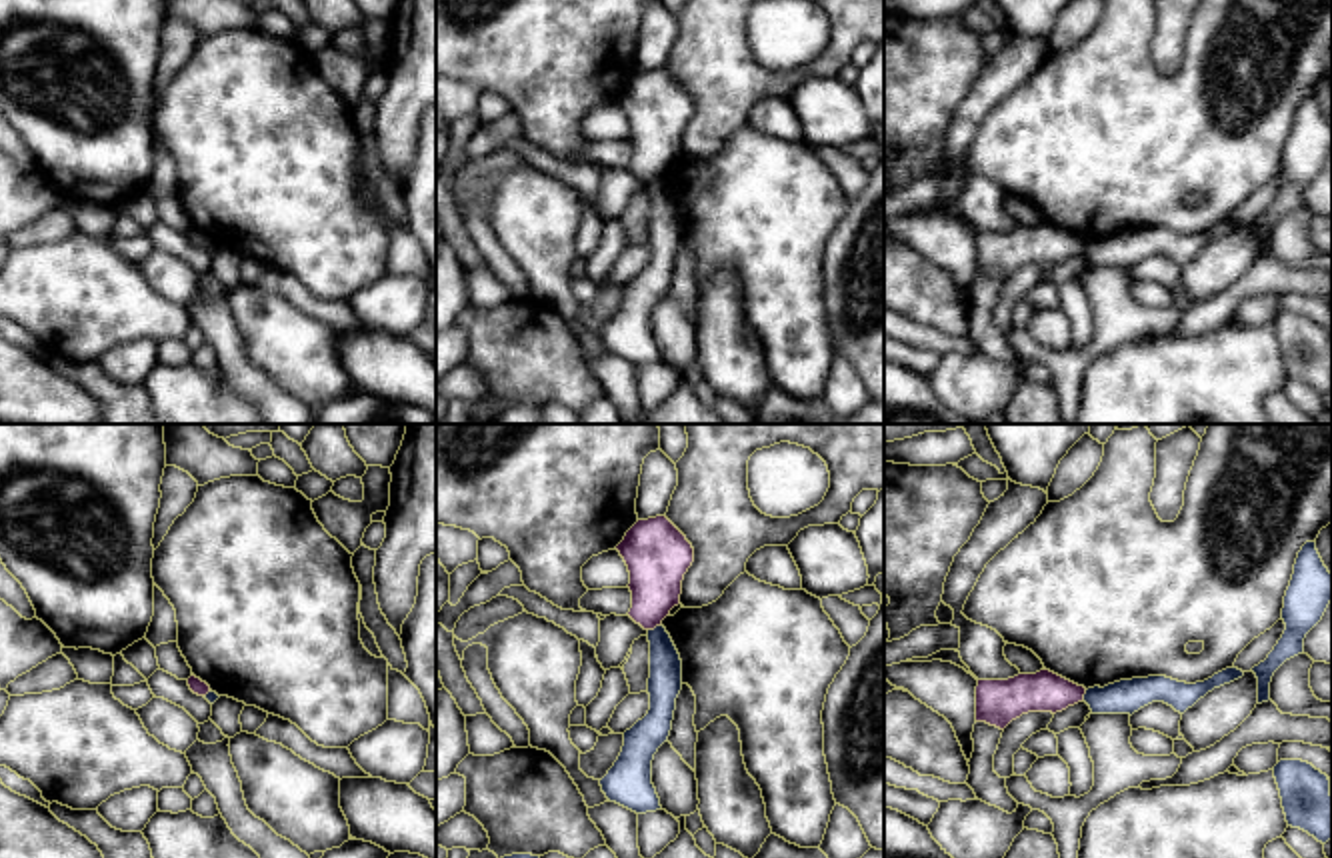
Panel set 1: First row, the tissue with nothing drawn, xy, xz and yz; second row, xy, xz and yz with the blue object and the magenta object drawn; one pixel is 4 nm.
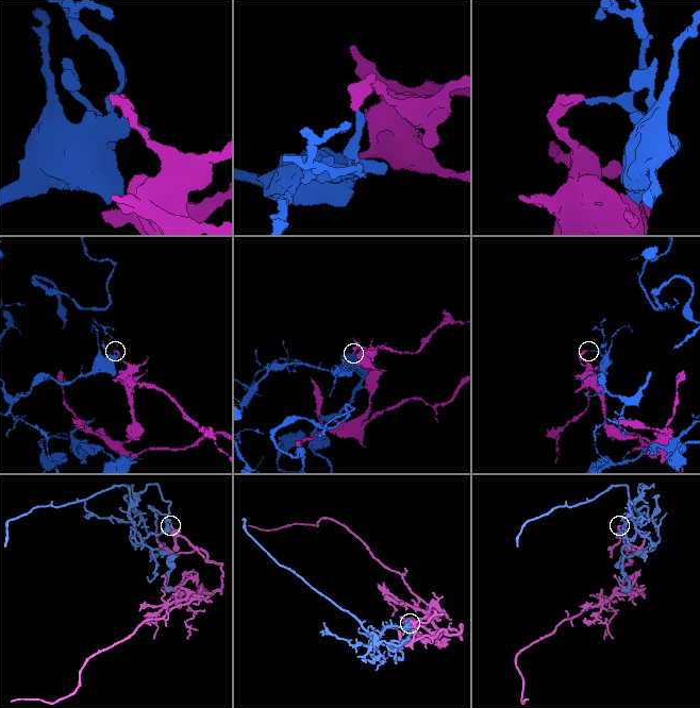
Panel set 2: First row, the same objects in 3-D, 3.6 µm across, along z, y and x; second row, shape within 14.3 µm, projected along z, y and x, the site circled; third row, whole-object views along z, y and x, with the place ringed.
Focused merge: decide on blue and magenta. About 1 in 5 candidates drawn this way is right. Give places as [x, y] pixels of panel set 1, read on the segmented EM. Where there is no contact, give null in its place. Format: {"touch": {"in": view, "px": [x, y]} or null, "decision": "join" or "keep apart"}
{"touch": {"in": "xz", "px": [656, 626]}, "decision": "keep apart"}

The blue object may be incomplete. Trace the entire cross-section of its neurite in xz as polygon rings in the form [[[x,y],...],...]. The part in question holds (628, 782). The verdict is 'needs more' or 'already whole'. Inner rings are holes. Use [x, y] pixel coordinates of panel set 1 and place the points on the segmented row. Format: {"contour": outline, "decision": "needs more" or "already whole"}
{"contour": [[[660,624],[646,636],[650,642],[650,710],[624,732],[618,760],[600,780],[610,802],[636,814],[662,808],[652,784],[652,760],[658,748],[668,742],[676,698],[682,690],[682,660],[666,628]]], "decision": "already whole"}

